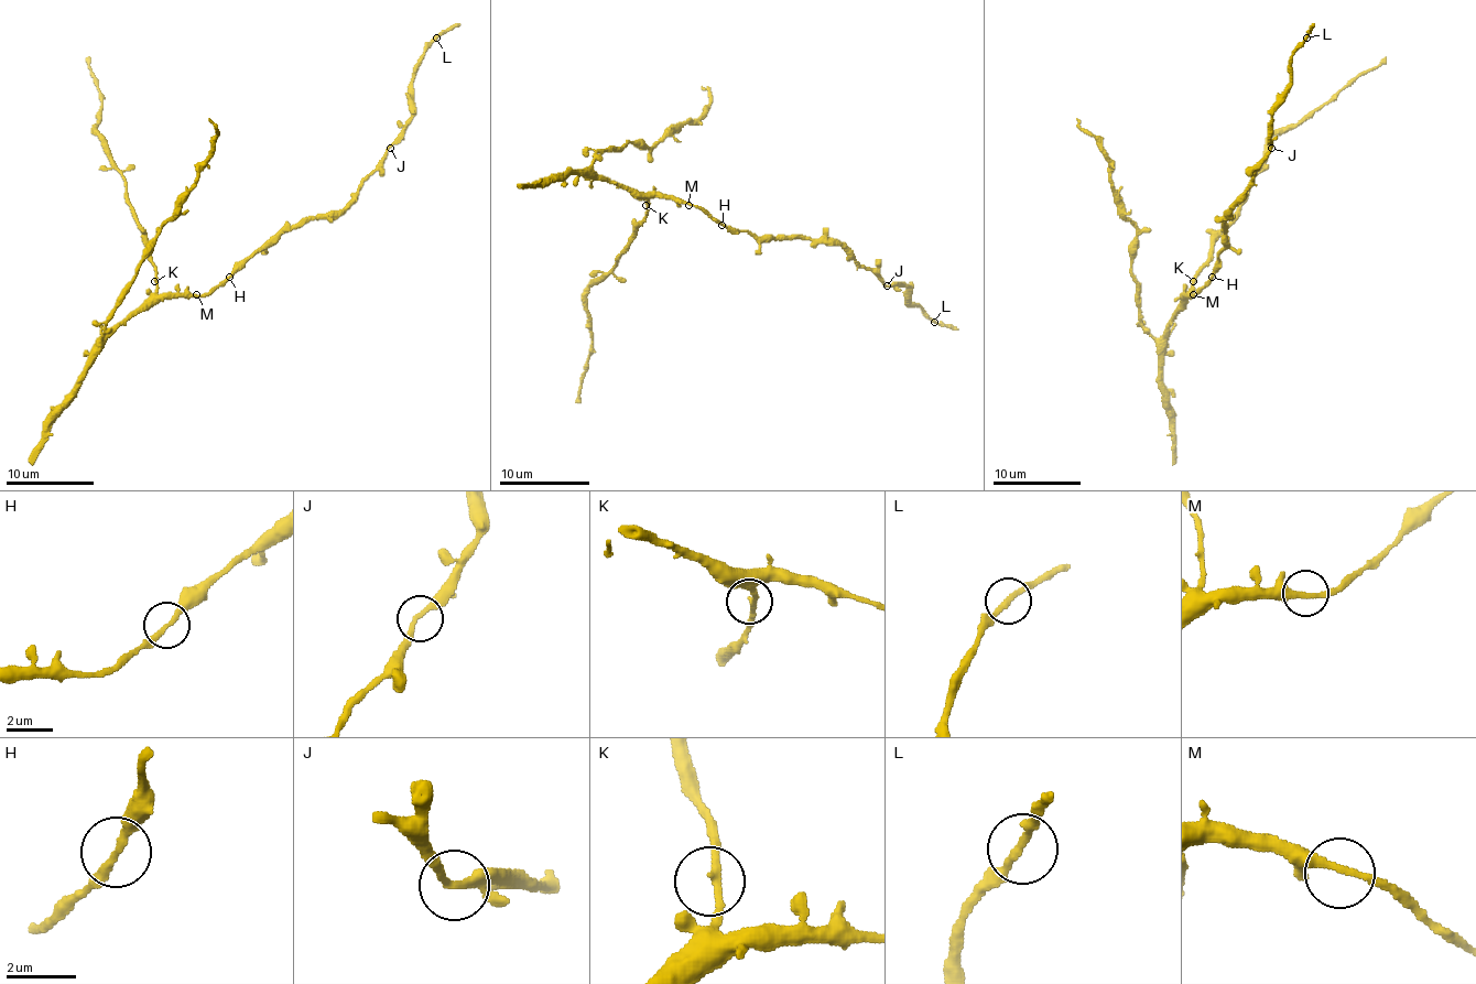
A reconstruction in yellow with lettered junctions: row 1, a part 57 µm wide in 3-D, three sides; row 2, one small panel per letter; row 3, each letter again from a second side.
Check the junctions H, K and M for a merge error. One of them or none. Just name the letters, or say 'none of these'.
none of these

